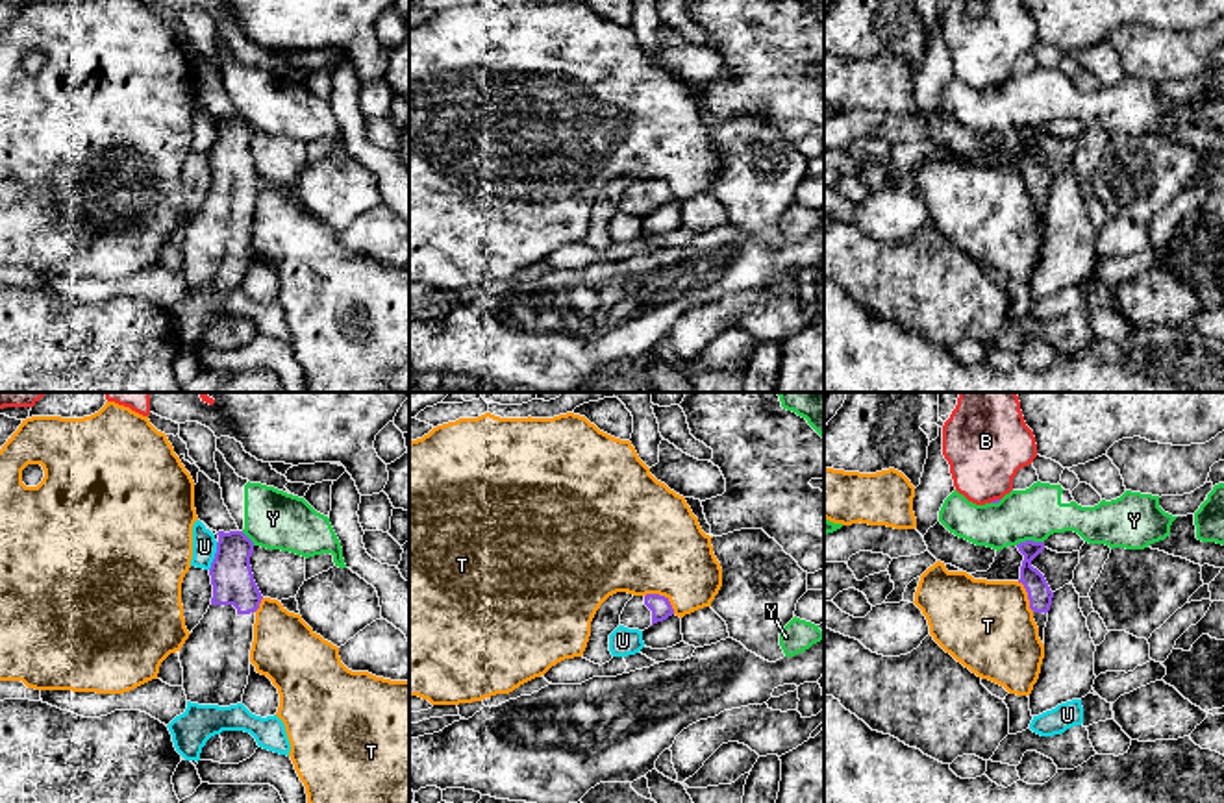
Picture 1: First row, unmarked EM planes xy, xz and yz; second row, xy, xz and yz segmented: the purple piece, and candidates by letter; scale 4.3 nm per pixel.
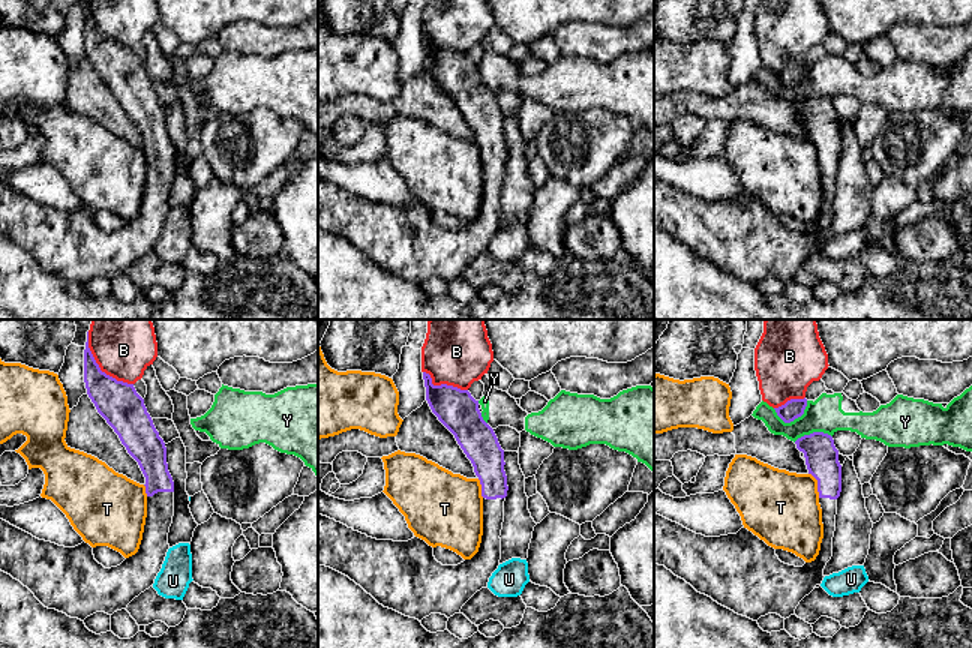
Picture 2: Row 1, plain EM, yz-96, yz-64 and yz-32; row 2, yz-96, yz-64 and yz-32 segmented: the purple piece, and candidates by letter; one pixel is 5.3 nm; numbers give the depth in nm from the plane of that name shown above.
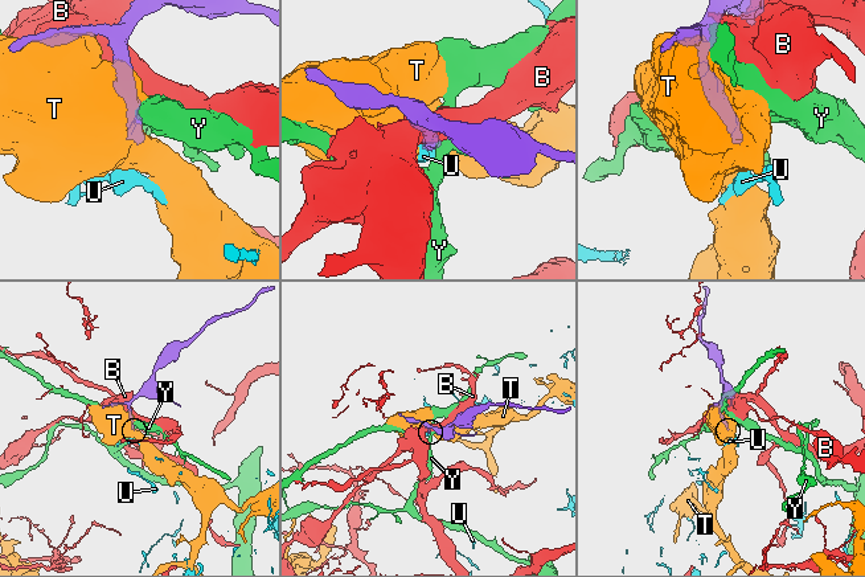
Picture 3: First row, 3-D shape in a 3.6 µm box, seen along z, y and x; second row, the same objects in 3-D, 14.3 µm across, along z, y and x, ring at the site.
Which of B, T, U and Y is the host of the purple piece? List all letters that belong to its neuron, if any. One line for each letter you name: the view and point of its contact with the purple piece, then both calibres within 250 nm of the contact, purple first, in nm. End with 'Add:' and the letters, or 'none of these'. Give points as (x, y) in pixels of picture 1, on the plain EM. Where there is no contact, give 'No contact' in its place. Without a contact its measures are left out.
Add: none of these

